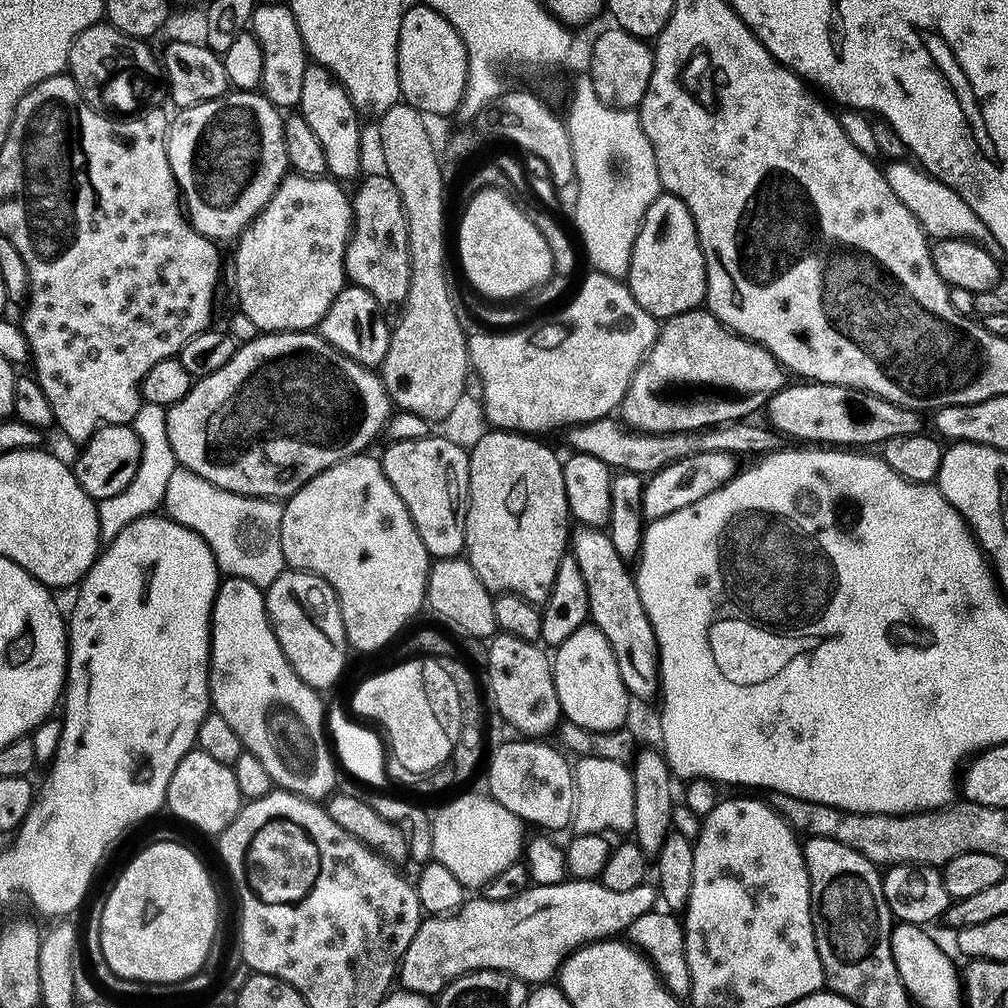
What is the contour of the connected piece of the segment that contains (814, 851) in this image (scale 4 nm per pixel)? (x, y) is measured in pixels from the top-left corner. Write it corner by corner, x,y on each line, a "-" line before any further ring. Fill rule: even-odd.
830,838
809,839
804,844
804,857
812,883
818,952
827,987
856,1003
856,996
868,996
868,992
856,992
856,980
860,980
860,972
868,967
869,956
876,964
888,964
888,968
894,963
894,917
886,902
881,869
858,854
858,850
830,842
-
868,946
871,953
868,953

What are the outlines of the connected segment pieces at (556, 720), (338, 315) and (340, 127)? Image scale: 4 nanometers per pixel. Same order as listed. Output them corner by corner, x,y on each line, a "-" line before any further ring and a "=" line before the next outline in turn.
500,634
487,646
488,688
501,718
510,727
517,728
524,738
544,738
547,732
555,733
562,723
562,713
555,686
553,657
547,656
548,652
539,643
523,640
521,636
=
355,286
345,287
342,294
330,308
330,314
322,321
318,329
319,339
334,346
341,354
358,362
364,368
379,369
390,350
393,325
388,325
385,309
366,290
=
309,65
304,76
304,87
300,102
300,114
309,124
327,160
327,169
358,170
362,166
362,126
361,115
351,100
349,93
325,67

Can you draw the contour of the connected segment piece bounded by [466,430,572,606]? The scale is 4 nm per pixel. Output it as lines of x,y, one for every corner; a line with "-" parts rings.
492,430
487,435
490,438
490,446
502,446
500,456
520,456
520,514
514,516
514,520
504,522
500,529
494,528
488,534
488,541
485,544
480,540
476,542
476,538
468,538
466,545
468,561
488,589
500,594
520,596
529,604
544,606
555,586
561,562
569,551
572,519
566,498
564,466
561,457
556,457
546,445
539,444
536,441
539,439
531,435
503,430

